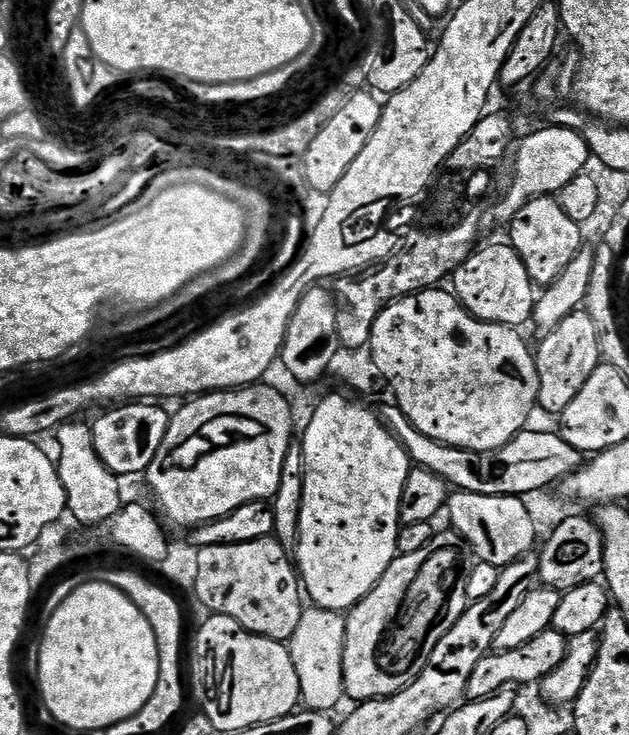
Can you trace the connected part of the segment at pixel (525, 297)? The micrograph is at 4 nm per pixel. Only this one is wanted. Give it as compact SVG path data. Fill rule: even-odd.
M511 243L488 244L477 247L471 256L458 266L458 270L452 273L450 277L451 287L454 289L454 295L472 315L477 316L479 320L489 320L492 324L506 324L509 326L521 326L528 324L532 319L532 309L536 307L538 299L537 289L532 283L530 274L520 255L513 250Z

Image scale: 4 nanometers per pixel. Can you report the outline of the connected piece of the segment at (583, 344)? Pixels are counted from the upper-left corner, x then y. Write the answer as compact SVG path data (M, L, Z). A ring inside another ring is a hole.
M586 310L572 312L554 330L543 333L540 349L535 349L536 369L538 370L538 404L541 409L559 414L574 402L578 390L586 386L586 378L602 362L600 331Z

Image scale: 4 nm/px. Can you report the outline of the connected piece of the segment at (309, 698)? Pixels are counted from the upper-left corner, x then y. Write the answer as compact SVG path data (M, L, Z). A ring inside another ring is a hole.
M315 606L305 607L302 622L294 630L288 644L292 655L294 670L298 670L300 698L305 709L314 712L331 713L332 707L345 699L344 690L344 639L346 638L347 619L339 612L331 612Z

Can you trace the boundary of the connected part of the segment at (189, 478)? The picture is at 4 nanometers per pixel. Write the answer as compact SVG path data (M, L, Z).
M259 382L235 390L205 392L203 395L197 395L195 398L181 403L180 405L184 405L177 412L173 411L171 413L166 438L162 438L162 446L158 446L158 454L154 454L154 462L150 462L146 473L147 487L149 489L152 487L152 492L156 495L157 502L160 503L161 509L159 508L159 511L169 525L171 525L170 523L177 524L180 528L192 530L201 524L209 524L211 520L229 516L234 510L238 510L238 506L246 506L255 500L268 502L275 497L278 486L282 482L282 470L288 457L288 449L293 447L294 444L294 440L292 440L292 408L288 405L287 398L278 389L267 388L265 384Z

